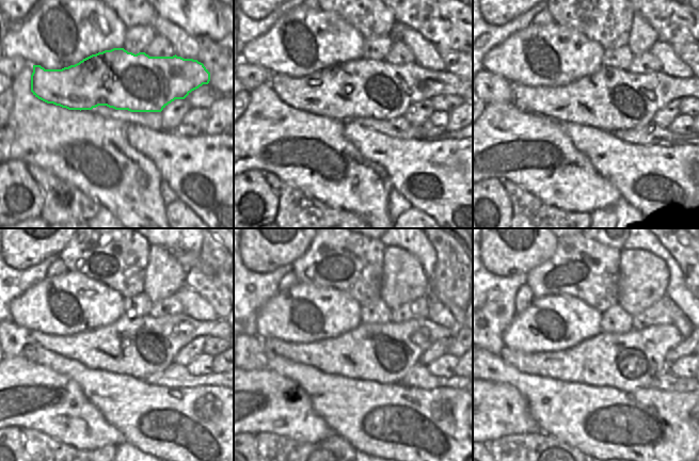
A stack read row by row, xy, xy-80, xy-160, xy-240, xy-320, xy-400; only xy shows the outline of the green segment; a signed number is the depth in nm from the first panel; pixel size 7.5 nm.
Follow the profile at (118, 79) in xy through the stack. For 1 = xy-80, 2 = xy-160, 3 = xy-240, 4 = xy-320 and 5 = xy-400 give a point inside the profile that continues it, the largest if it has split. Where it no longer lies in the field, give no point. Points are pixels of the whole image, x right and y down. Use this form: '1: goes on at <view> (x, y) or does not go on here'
1: goes on at xy-80 (361, 89)
2: goes on at xy-160 (609, 99)
3: goes on at xy-240 (139, 347)
4: goes on at xy-320 (383, 352)
5: goes on at xy-400 (628, 362)

